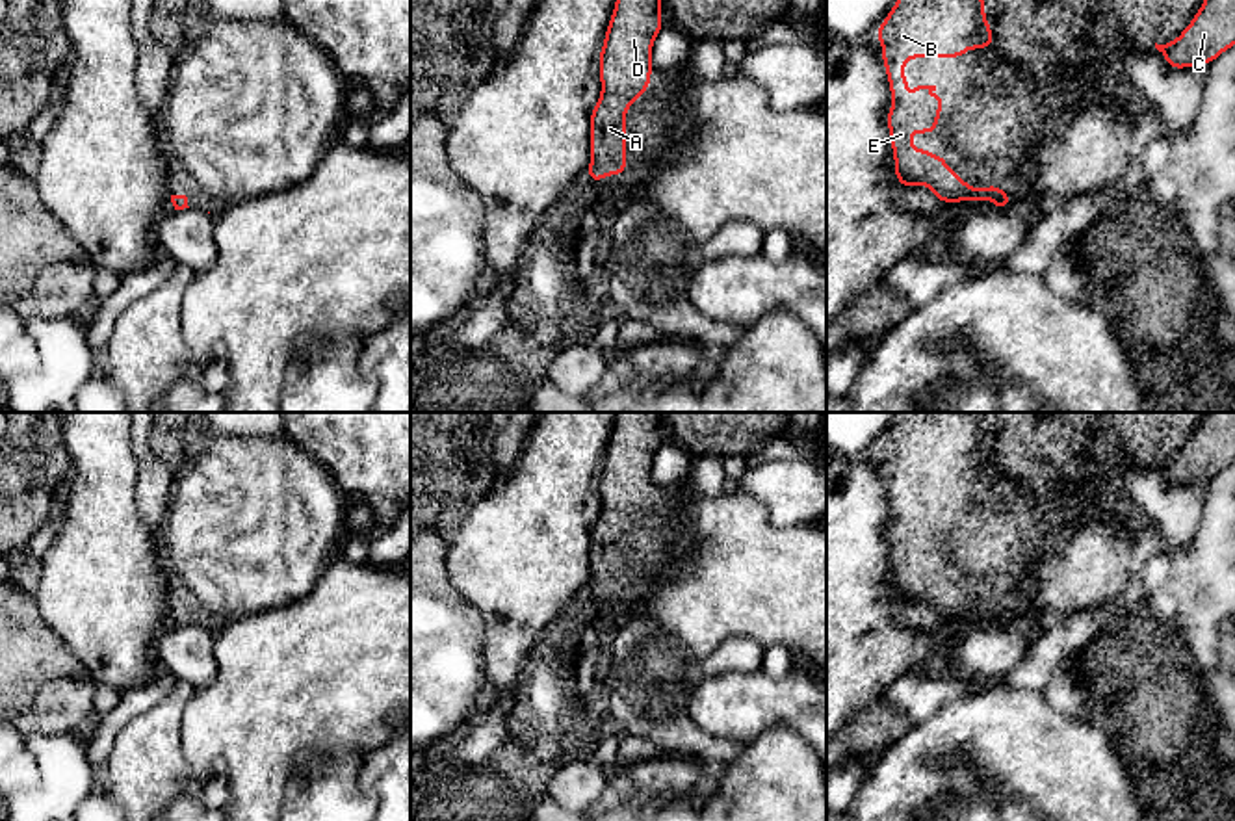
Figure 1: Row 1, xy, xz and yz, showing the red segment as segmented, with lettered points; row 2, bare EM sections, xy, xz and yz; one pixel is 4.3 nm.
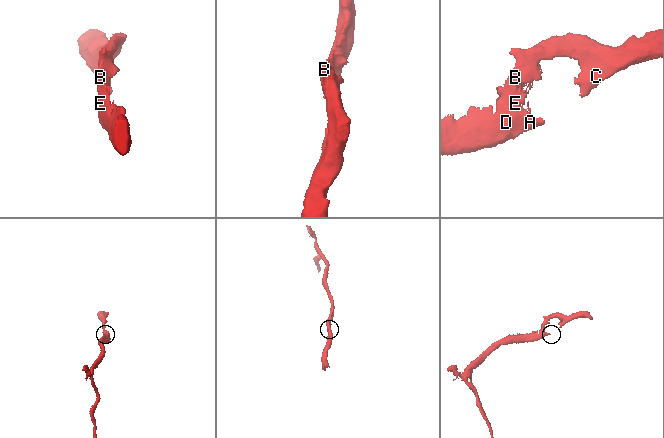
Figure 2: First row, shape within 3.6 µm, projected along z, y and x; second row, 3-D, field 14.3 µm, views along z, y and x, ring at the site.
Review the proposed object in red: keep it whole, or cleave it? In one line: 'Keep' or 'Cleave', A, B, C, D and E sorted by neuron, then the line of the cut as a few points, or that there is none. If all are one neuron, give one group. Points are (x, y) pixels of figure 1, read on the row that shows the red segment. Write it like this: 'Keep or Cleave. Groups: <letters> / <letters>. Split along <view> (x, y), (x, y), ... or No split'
Keep. Groups: A B C D E. No split

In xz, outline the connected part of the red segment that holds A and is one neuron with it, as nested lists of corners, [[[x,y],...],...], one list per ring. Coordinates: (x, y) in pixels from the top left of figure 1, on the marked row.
[[[617,0],[600,52],[602,93],[591,110],[591,182],[626,175],[626,110],[650,87],[663,0]]]

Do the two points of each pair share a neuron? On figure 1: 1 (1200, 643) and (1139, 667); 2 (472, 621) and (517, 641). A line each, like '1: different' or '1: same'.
1: different
2: different

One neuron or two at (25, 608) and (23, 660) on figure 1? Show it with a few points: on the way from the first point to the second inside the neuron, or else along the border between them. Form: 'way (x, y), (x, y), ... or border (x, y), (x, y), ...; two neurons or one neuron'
way (23, 621), (23, 647); one neuron

